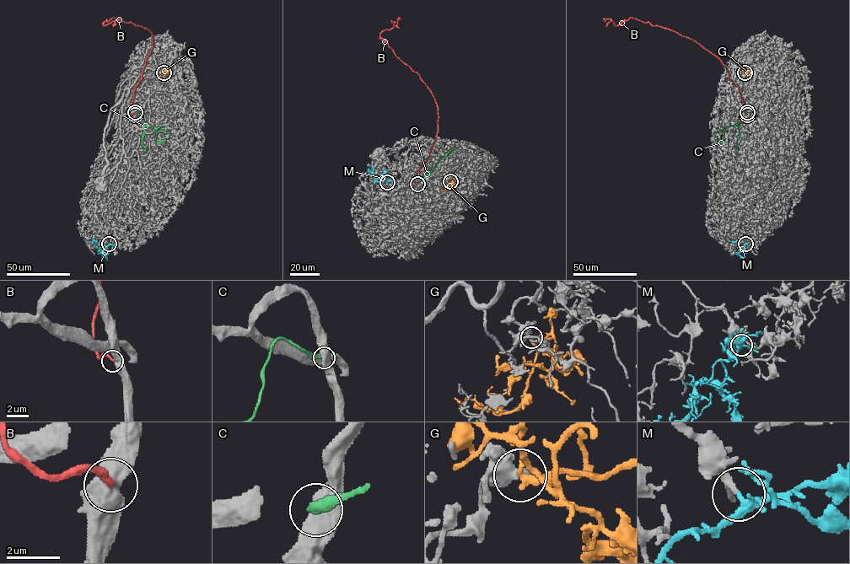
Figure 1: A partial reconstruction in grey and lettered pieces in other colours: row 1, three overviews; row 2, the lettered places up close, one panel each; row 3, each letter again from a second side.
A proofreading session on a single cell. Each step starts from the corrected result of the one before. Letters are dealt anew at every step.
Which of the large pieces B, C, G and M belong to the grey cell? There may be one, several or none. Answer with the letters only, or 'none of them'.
G, M

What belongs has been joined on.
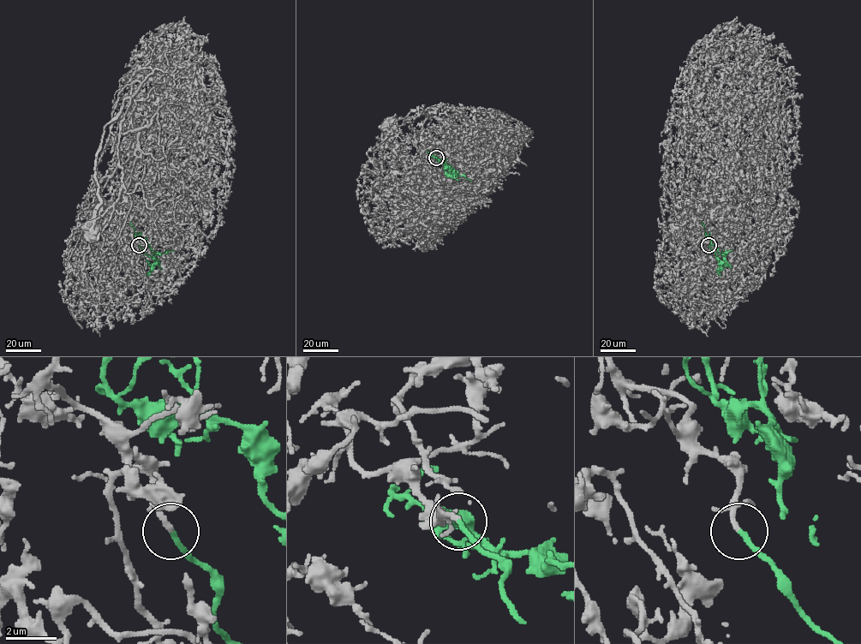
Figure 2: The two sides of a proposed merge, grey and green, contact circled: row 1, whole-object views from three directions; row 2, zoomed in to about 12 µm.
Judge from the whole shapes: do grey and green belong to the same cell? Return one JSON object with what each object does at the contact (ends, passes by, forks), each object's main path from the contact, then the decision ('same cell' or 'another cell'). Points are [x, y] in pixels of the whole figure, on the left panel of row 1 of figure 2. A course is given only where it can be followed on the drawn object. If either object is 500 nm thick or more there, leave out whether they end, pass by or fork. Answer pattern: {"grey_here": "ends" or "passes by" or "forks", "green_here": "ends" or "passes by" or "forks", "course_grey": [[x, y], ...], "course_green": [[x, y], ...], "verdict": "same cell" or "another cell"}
{"grey_here": "ends", "green_here": "ends", "course_grey": [[139, 245], [115, 209], [128, 98], [105, 127], [97, 155], [99, 204], [90, 234]], "course_green": [[139, 245], [144, 253], [158, 261], [146, 240], [134, 235], [130, 222]], "verdict": "same cell"}

